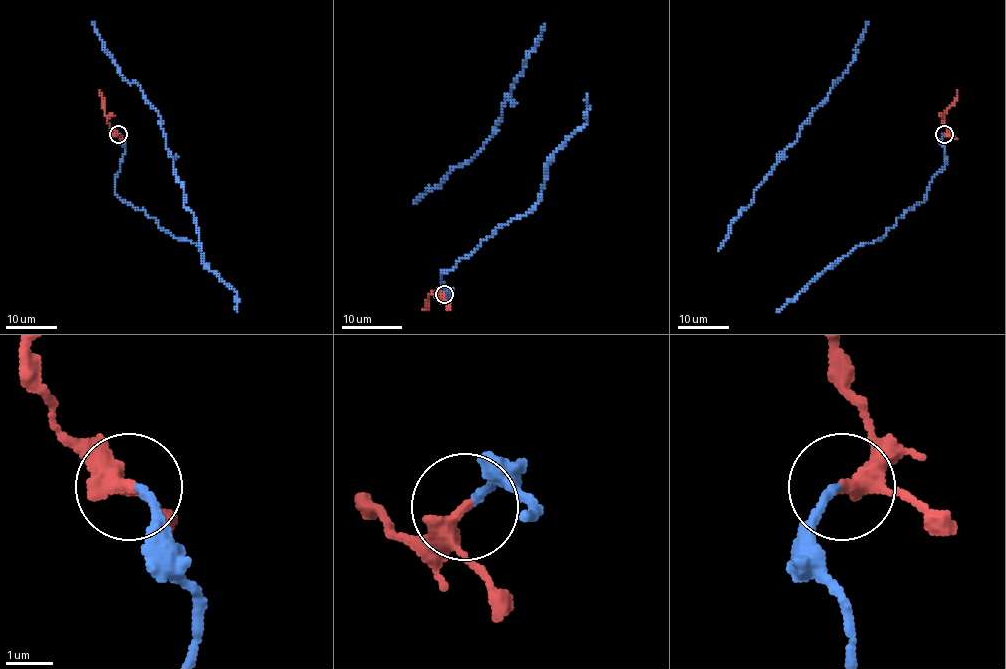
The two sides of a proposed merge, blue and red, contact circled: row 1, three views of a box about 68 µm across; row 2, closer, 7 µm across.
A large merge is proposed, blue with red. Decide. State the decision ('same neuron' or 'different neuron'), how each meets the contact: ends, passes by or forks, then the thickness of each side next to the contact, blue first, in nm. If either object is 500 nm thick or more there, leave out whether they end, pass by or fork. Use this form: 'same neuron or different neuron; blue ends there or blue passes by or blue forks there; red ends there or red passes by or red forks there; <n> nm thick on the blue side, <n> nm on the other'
same neuron; blue ends there; red passes by; 170 nm thick on the blue side, 320 nm on the other

